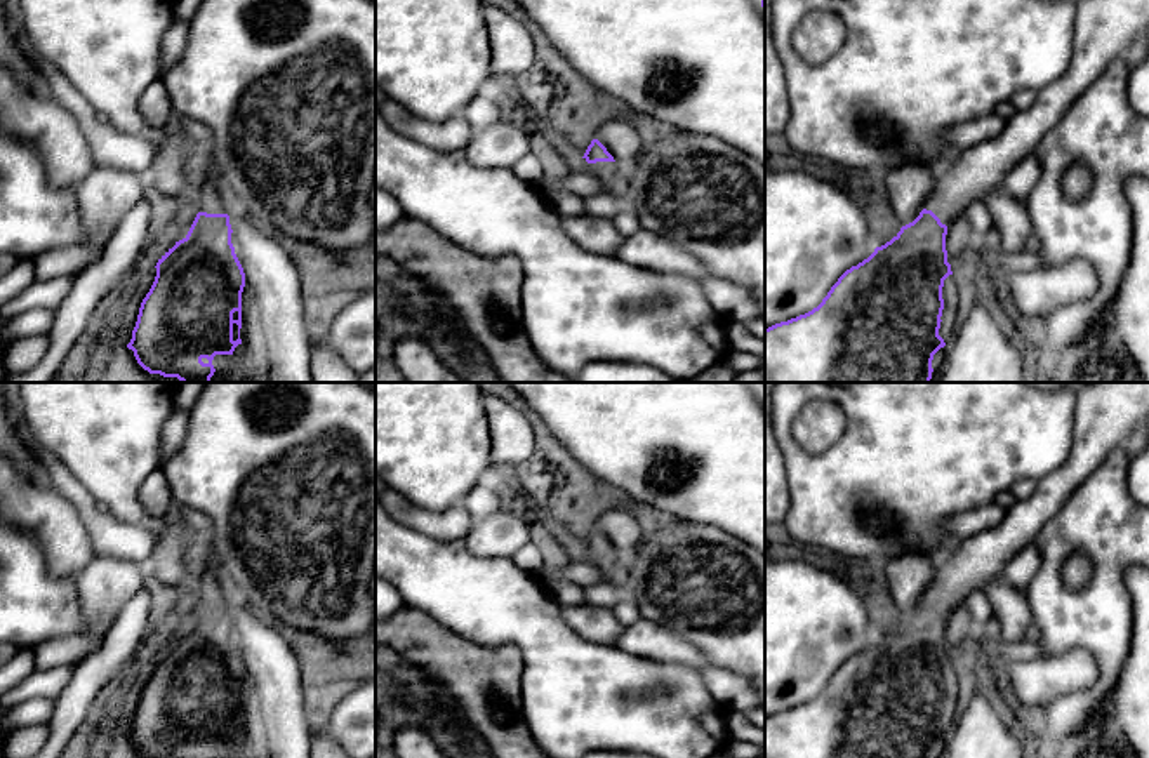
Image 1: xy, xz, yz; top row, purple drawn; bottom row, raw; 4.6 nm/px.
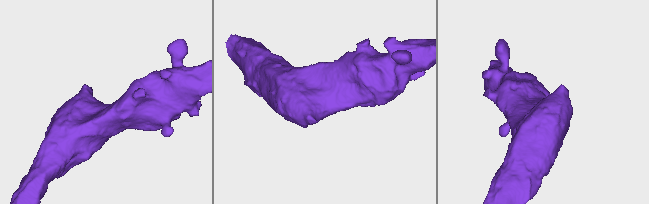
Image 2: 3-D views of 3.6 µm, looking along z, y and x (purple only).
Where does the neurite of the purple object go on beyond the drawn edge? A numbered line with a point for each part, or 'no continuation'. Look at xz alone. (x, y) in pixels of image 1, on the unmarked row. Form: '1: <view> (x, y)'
1: xz (616, 569)

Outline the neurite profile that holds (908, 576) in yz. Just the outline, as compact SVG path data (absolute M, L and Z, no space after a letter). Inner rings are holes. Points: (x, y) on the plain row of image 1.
M907 553L881 567L900 615L913 612L925 598L935 574L935 562L927 553Z

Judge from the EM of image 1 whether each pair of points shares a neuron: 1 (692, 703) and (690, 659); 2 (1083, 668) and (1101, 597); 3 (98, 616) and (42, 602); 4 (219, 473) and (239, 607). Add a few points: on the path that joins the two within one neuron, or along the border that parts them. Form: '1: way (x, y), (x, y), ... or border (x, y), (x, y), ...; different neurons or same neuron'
1: border (650, 659), (692, 666), (715, 699); different neurons
2: border (1047, 656), (1083, 649), (1099, 678); different neurons
3: border (75, 578), (80, 614), (87, 623), (84, 633); different neurons
4: border (214, 560), (240, 597), (263, 616); different neurons

